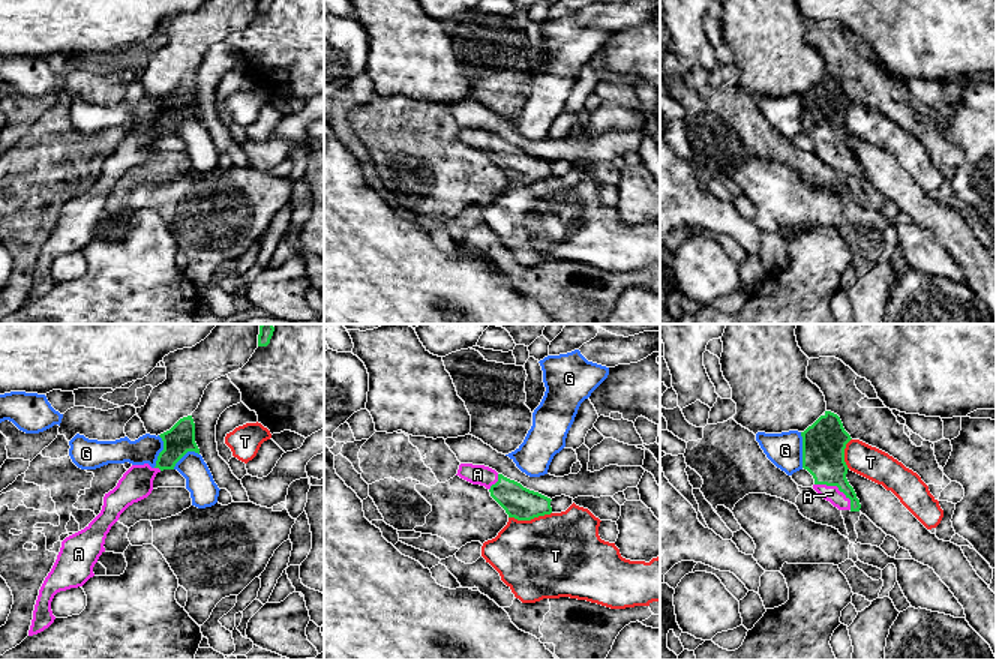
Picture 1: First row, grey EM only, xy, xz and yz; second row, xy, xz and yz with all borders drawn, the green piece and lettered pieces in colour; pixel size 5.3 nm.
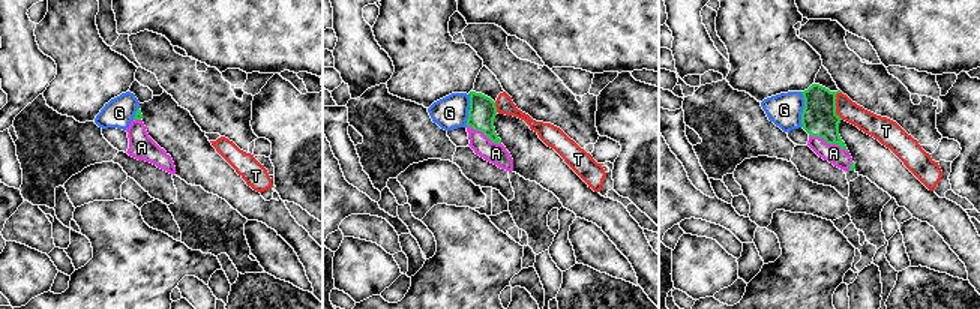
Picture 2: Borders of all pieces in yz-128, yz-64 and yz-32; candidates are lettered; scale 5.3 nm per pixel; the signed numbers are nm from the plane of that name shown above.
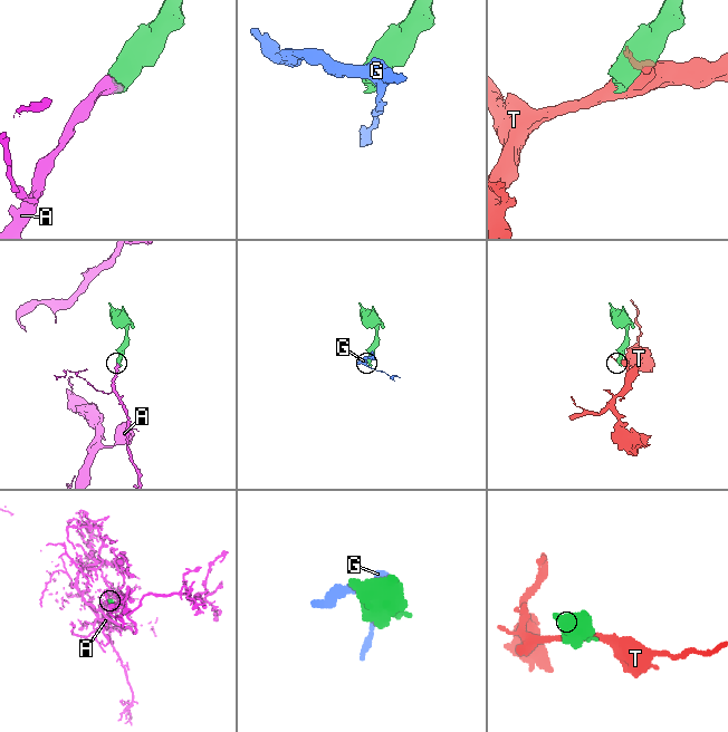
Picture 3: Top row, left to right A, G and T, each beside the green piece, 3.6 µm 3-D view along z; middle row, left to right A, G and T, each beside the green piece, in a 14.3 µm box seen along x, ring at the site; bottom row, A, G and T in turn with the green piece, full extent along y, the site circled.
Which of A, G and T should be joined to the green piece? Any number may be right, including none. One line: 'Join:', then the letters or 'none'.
Join: A

